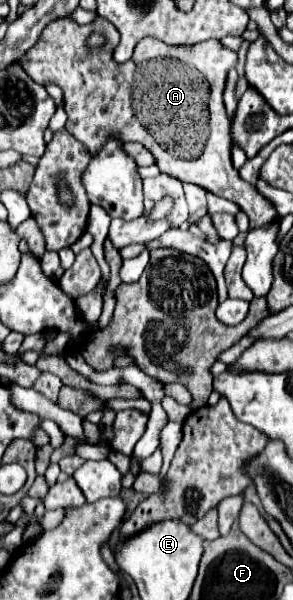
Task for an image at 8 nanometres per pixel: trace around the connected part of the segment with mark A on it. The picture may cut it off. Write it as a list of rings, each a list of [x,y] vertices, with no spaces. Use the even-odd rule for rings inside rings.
[[[101,16],[85,26],[59,18],[45,26],[37,44],[29,48],[25,56],[17,60],[17,64],[37,84],[57,84],[63,90],[63,108],[69,116],[65,128],[81,144],[85,144],[91,154],[103,146],[103,140],[107,140],[111,132],[115,132],[115,136],[119,136],[123,142],[141,142],[155,156],[155,164],[161,168],[161,172],[181,182],[203,186],[207,192],[239,204],[239,208],[249,216],[251,228],[259,228],[267,222],[271,224],[271,220],[277,216],[273,204],[265,200],[255,186],[241,180],[239,172],[231,164],[231,120],[223,104],[223,90],[229,68],[237,64],[237,52],[225,48],[219,40],[205,40],[193,46],[169,46],[161,40],[145,38],[137,44],[131,60],[115,64],[111,60],[113,36],[117,36],[115,26]],[[93,32],[105,36],[103,46],[91,48],[87,44],[87,38]]]

